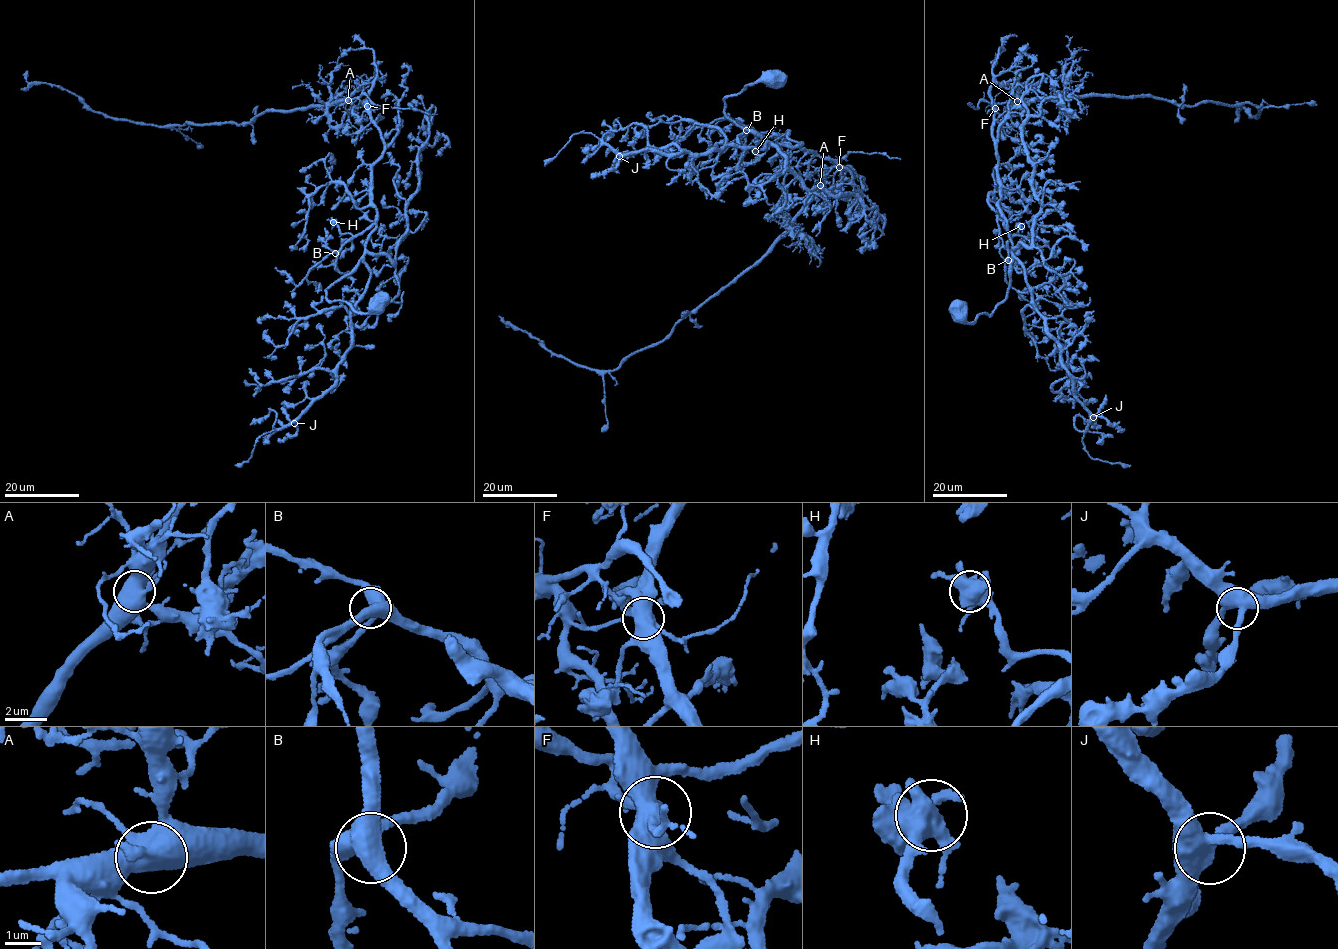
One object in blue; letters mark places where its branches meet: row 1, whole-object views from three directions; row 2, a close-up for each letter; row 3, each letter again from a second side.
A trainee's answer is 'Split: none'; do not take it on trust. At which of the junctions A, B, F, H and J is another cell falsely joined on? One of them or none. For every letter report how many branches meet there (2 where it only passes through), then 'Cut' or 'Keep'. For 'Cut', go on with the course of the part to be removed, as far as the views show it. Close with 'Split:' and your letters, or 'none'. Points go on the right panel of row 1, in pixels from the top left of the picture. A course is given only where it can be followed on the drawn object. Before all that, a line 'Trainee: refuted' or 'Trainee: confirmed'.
Trainee: refuted
A: Branches: 4. Keep
B: Branches: 4. Keep
F: Branches: 4. Cut. Course of the part to remove: (995, 108), (1146, 96), (1190, 107), (1245, 103), (1261, 113), (1237, 112), (1238, 101)
H: Branches: 4. Keep
J: Branches: 4. Keep
Split: F

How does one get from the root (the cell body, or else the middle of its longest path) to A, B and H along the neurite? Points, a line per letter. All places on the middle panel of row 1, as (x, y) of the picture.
A: (774, 76), (763, 75), (725, 96), (726, 114), (773, 145), (802, 145), (841, 162), (820, 185)
B: (774, 76), (763, 75), (726, 96), (724, 110), (763, 140), (792, 147), (770, 144), (746, 130)
H: (774, 76), (763, 75), (725, 99), (726, 114), (741, 127), (773, 145), (792, 147), (777, 143), (755, 151)

